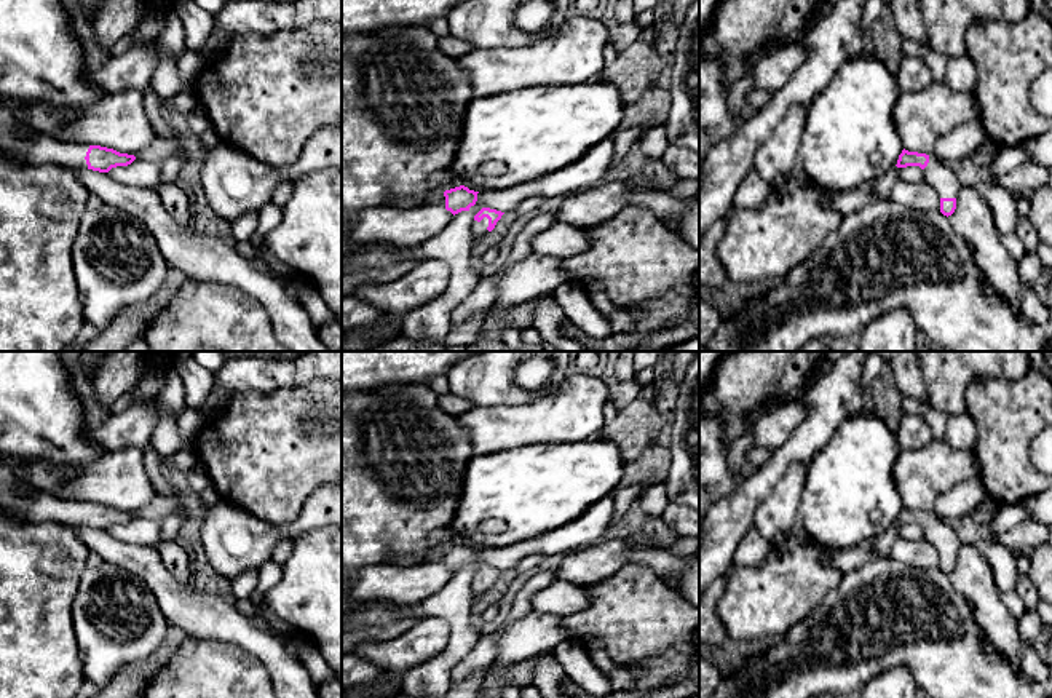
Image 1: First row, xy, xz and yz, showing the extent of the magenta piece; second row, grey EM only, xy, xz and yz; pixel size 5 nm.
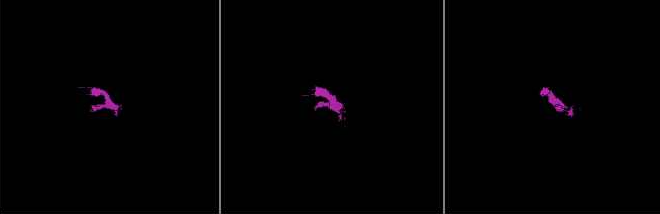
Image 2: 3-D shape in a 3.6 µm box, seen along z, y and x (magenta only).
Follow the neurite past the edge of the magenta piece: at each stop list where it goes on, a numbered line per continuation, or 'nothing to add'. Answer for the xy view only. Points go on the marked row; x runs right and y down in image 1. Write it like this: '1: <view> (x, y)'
1: xy (42, 149)

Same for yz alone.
1: yz (941, 178)

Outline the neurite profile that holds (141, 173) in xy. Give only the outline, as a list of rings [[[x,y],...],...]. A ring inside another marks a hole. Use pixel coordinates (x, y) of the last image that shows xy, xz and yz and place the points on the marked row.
[[[136,158],[128,166],[112,168],[109,177],[120,184],[158,188],[161,185],[161,169],[158,163]]]

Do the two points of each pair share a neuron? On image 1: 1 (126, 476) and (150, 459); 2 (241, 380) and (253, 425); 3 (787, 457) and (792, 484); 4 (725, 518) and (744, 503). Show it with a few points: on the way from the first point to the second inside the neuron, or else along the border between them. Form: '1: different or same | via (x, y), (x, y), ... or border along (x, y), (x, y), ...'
1: different | border along (141, 449), (146, 473), (157, 492)
2: different | border along (281, 388), (267, 395), (237, 393), (214, 414)
3: different | border along (806, 464), (792, 464), (767, 495)
4: same | via (730, 518), (739, 508)

